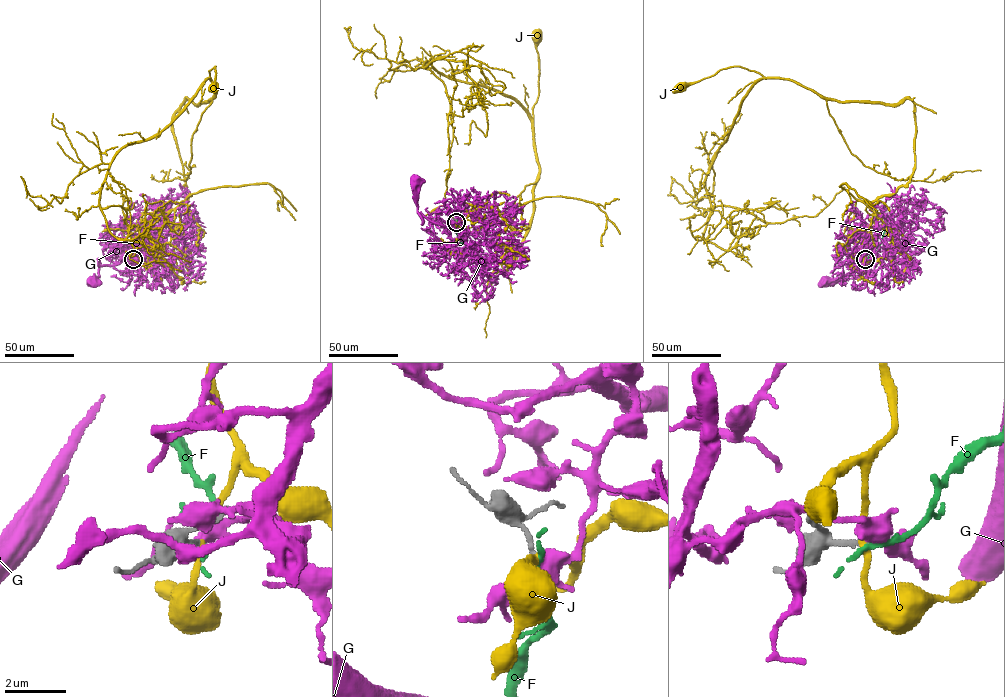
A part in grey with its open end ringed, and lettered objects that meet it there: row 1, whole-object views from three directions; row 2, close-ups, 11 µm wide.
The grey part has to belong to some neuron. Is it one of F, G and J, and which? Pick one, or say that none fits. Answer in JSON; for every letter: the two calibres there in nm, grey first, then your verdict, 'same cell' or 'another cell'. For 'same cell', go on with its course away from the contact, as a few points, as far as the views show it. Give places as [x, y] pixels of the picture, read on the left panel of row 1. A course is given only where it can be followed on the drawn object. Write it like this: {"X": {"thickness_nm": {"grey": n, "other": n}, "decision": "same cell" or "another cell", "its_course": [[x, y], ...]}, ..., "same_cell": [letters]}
{"F": {"thickness_nm": {"grey": 190, "other": 160}, "decision": "same cell"}, "G": {"thickness_nm": {"grey": 190, "other": 360}, "decision": "another cell"}, "J": {"thickness_nm": {"grey": 190, "other": 180}, "decision": "another cell"}, "same_cell": ["F"]}

